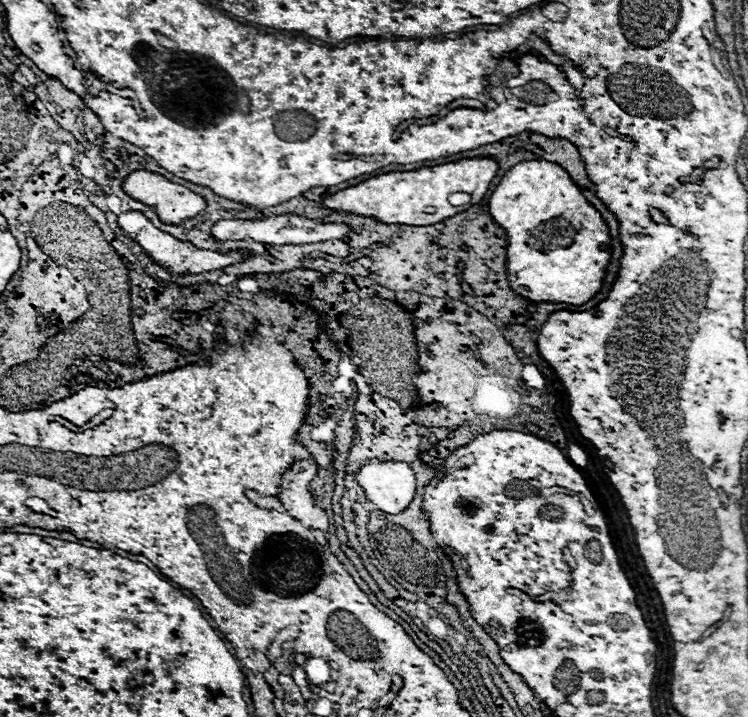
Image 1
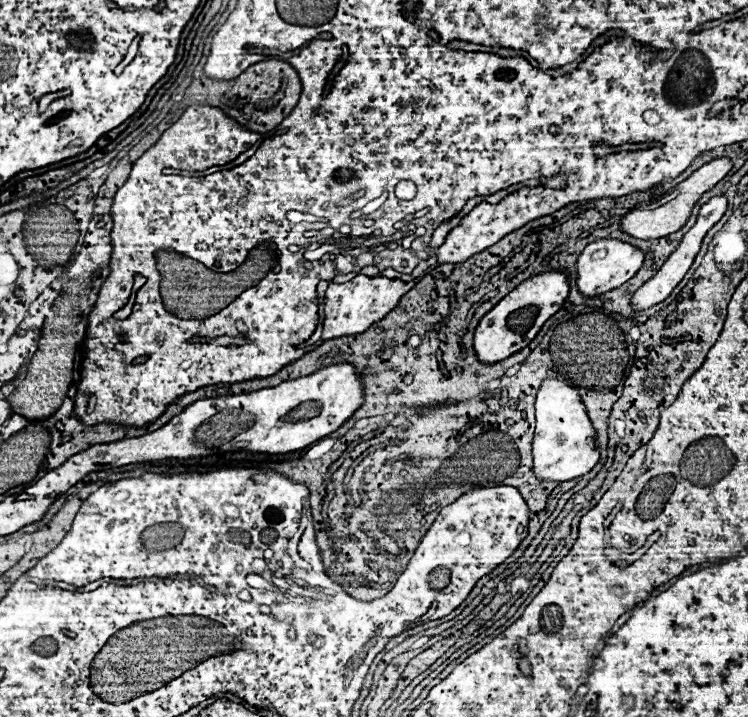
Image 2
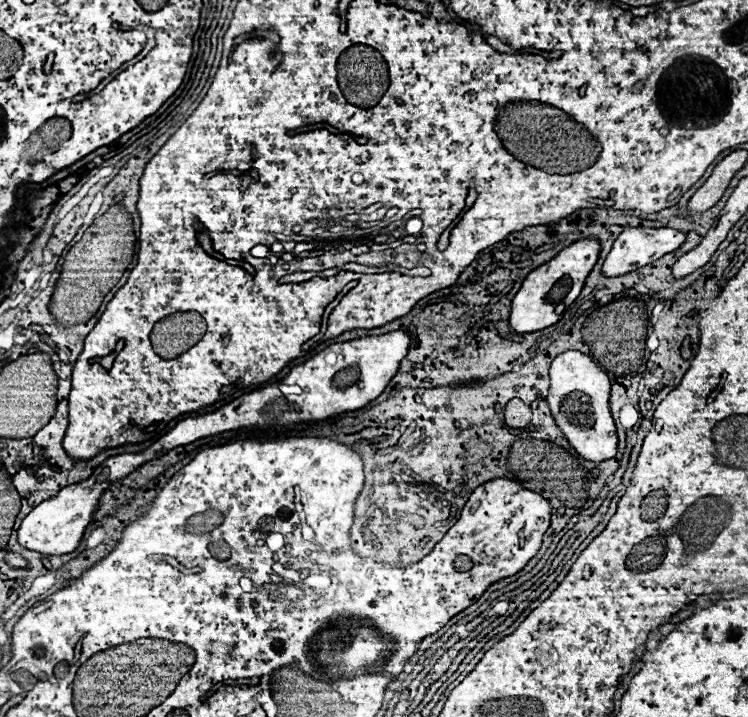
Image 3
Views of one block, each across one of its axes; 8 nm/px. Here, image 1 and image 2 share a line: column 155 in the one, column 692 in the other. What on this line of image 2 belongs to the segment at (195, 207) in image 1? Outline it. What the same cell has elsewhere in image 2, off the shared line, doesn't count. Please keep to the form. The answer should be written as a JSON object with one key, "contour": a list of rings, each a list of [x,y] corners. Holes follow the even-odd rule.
{"contour":[[[712,160],[712,162],[704,164],[684,182],[674,186],[668,194],[664,194],[660,200],[650,202],[650,204],[640,204],[632,212],[624,214],[620,220],[620,230],[634,238],[640,238],[640,240],[652,240],[652,238],[660,238],[660,236],[668,236],[668,234],[676,232],[680,226],[686,224],[688,216],[692,214],[692,206],[700,200],[700,196],[704,192],[712,190],[730,172],[730,168],[732,168],[730,160]]]}

